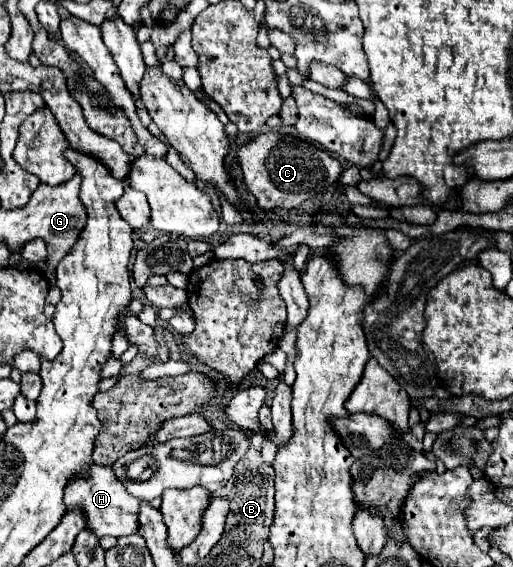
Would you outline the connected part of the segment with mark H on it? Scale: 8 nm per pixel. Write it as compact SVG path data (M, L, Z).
M91 464L87 470L87 476L71 478L65 486L63 500L65 500L67 512L73 510L75 506L81 508L87 530L93 532L97 538L103 538L103 536L119 538L119 536L129 536L129 534L137 532L137 514L139 514L141 502L135 500L135 496L127 494L123 484L119 484L119 480L115 478L113 468L109 468L109 466Z

